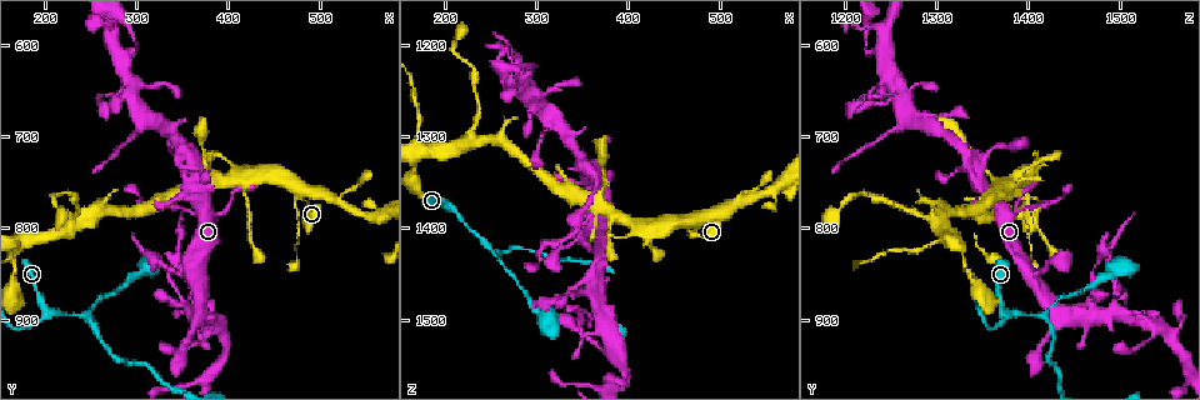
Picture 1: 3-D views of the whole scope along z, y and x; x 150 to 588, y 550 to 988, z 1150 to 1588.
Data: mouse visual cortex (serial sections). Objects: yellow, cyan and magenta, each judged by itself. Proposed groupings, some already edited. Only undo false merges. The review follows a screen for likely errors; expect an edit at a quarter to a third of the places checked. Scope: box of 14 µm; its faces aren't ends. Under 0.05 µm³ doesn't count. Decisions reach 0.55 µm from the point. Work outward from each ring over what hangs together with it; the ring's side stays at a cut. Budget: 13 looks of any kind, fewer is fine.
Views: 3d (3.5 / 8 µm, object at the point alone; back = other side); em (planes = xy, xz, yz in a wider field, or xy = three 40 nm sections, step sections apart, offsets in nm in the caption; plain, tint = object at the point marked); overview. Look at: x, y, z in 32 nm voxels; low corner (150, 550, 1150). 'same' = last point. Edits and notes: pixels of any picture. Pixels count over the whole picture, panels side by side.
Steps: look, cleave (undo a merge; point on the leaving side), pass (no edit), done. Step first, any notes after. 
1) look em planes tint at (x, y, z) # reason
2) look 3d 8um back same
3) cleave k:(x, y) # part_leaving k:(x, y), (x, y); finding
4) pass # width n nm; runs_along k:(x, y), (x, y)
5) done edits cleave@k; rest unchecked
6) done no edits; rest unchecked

look 3d 3.5um at (355, 780, 1390) # calibre changes

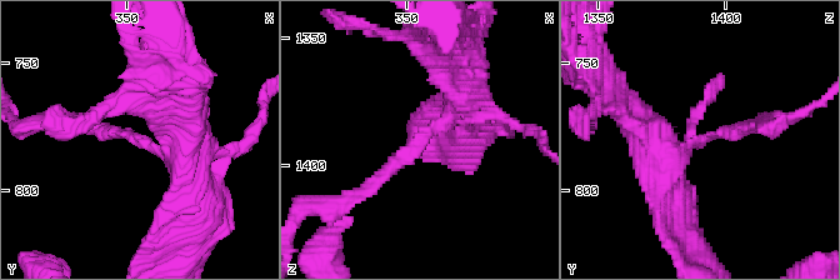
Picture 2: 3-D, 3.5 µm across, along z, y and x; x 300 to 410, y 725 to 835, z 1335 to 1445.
look em xy step 1 tint at (357, 781, 1390) # shape alone is not enough

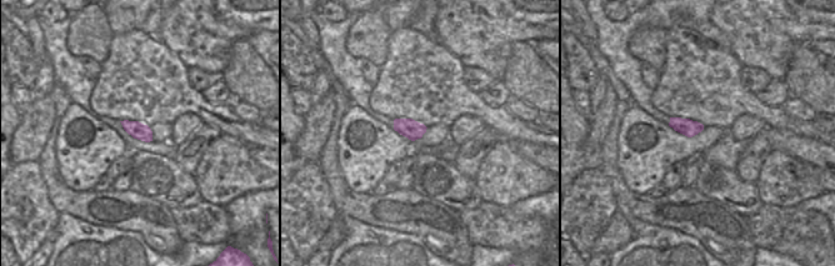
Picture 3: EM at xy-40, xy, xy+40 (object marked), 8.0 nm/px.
pass # runs_along 2:(469, 103), (361, 193); all the same cell

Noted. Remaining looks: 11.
look 3d 3.5um at (350, 880, 1470)

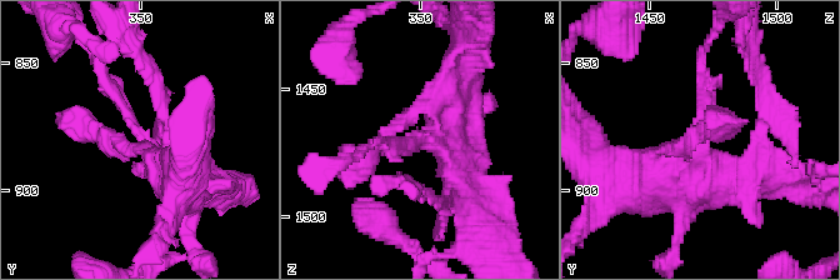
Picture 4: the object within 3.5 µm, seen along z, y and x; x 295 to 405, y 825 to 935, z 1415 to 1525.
look em planes tint at (353, 881, 1470) # arm_widths 150, 450 nm

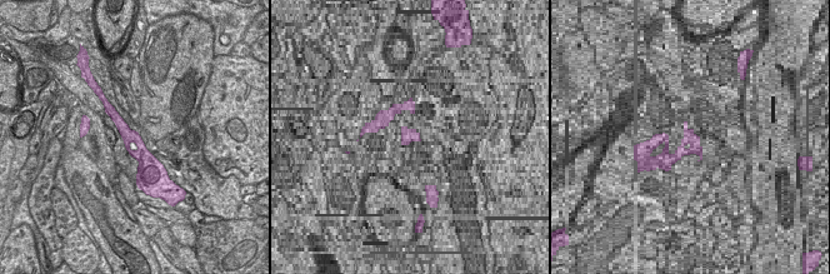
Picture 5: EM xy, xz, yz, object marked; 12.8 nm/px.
pass # width 240 nm; runs_along 5:(108, 106), (143, 155), (143, 173); continuous, no second cell

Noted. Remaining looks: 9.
look 3d 3.5um back at (420, 745, 1400) # three arms meet

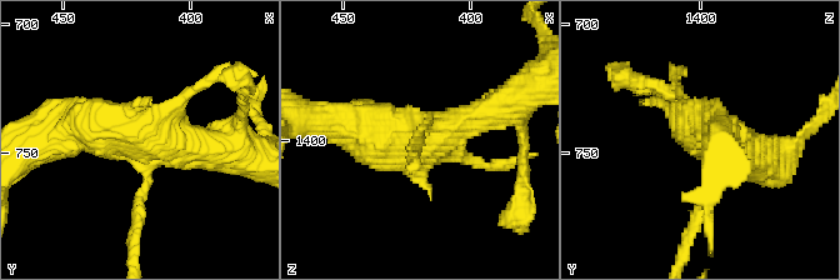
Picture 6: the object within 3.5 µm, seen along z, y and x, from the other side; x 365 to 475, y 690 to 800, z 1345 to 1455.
look em xy step 3 tint same # shape alone is not enough

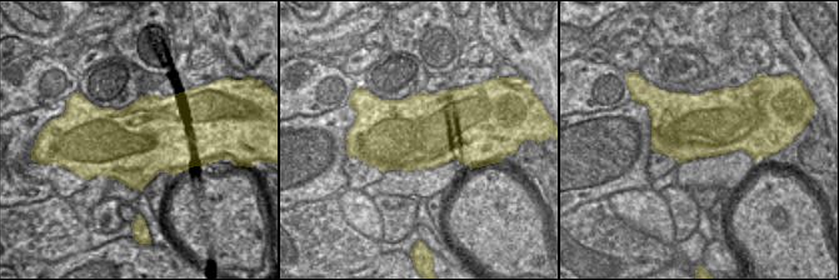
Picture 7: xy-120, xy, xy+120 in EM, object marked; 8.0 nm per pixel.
pass # width 600 nm; runs_along 6:(341, 121), (433, 138), (498, 109); all the same cell

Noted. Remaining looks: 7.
look em planes tint at (305, 690, 1255)

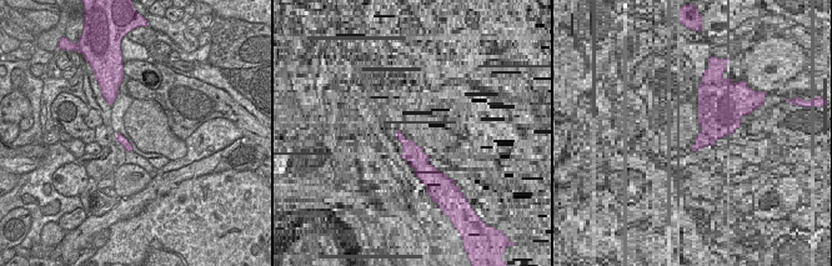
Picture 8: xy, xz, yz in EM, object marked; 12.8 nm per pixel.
look 3d 3.5um back same

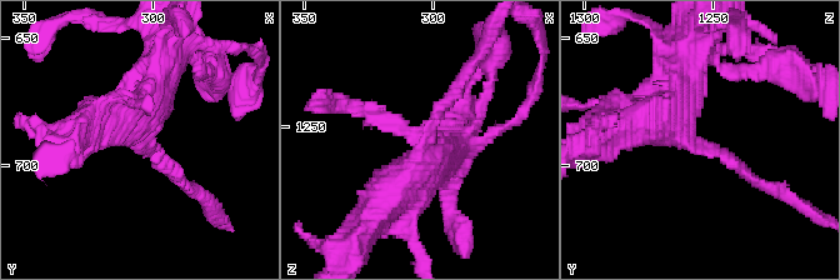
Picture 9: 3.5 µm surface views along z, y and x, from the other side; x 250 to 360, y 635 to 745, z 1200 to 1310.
pass # runs_along 9:(384, 199), (461, 84); one cell here

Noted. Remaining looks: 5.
look 3d 8um at (285, 615, 1240) # arms part here

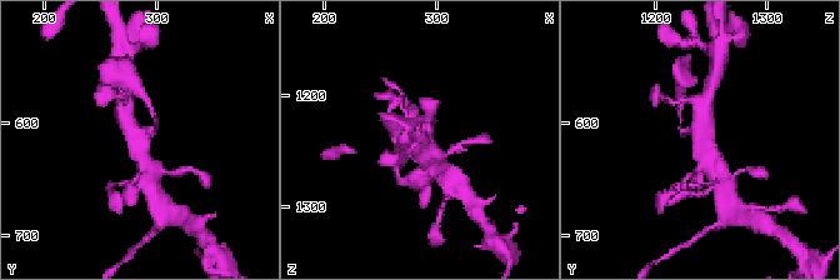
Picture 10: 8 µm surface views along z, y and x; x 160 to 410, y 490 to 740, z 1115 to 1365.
look 3d 3.5um at (284, 612, 1238)

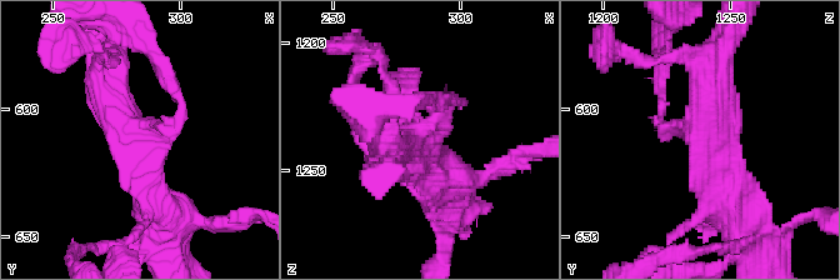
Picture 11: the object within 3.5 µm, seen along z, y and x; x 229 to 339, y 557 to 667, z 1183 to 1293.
pass # arms 3; runs_along 11:(163, 213), (109, 101), (105, 68); one cell here

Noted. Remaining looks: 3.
done no edits; rest unchecked

